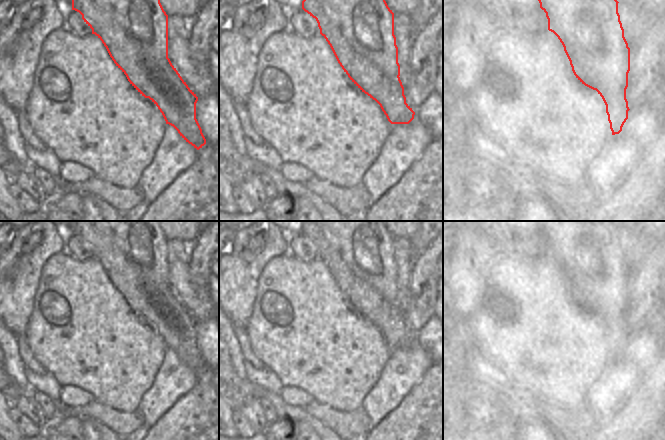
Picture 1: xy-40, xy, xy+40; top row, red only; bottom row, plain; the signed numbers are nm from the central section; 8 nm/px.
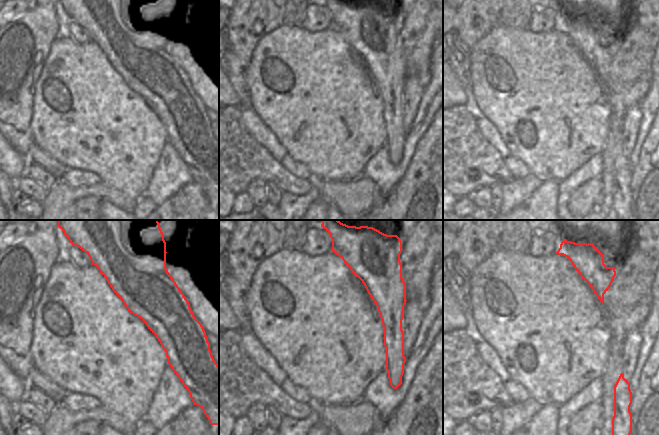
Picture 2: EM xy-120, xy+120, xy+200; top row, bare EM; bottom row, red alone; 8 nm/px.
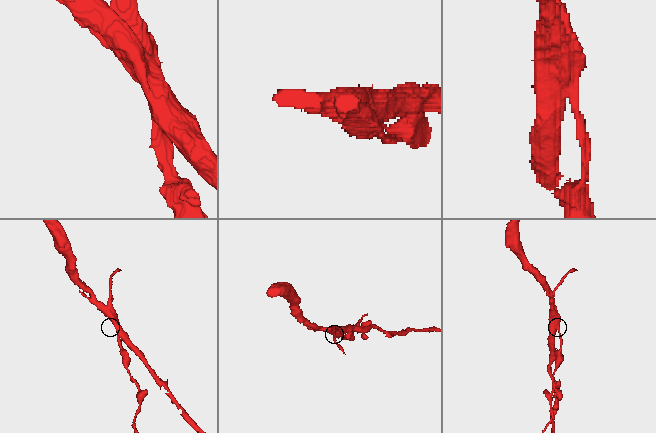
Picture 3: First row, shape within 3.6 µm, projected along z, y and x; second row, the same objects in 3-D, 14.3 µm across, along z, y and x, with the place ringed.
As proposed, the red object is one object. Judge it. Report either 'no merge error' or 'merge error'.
merge error

